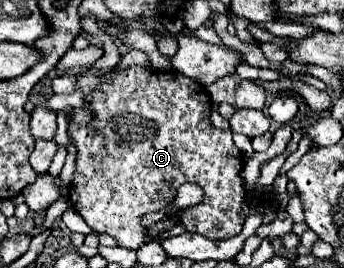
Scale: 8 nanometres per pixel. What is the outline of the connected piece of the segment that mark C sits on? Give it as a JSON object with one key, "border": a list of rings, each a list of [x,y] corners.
{"border":[[[128,67],[126,71],[122,71],[118,77],[114,77],[110,83],[102,83],[100,85],[100,79],[102,75],[92,75],[92,73],[80,73],[80,79],[78,79],[78,87],[88,91],[88,101],[90,101],[90,107],[94,109],[96,113],[96,127],[86,127],[86,125],[74,125],[68,129],[70,137],[74,139],[76,147],[78,147],[78,157],[76,157],[76,173],[74,173],[74,179],[72,179],[72,187],[70,187],[70,203],[72,207],[84,217],[84,221],[94,229],[94,231],[102,231],[102,233],[108,233],[112,235],[120,247],[124,249],[140,249],[144,245],[144,239],[146,239],[146,227],[142,225],[142,217],[146,213],[154,213],[154,211],[162,211],[166,207],[170,207],[174,203],[174,197],[176,197],[176,191],[182,183],[196,183],[202,187],[204,191],[204,201],[190,207],[188,211],[182,211],[182,219],[178,219],[178,223],[188,231],[188,233],[200,233],[208,239],[230,239],[234,235],[238,235],[242,229],[244,229],[244,217],[240,215],[242,207],[248,203],[248,189],[244,189],[244,181],[240,177],[240,171],[244,167],[244,153],[234,145],[232,141],[232,131],[230,129],[216,129],[210,121],[210,111],[212,111],[212,101],[210,101],[210,95],[208,91],[204,89],[204,85],[196,83],[194,79],[178,73],[178,71],[154,71],[154,69],[148,69],[148,67]]]}

